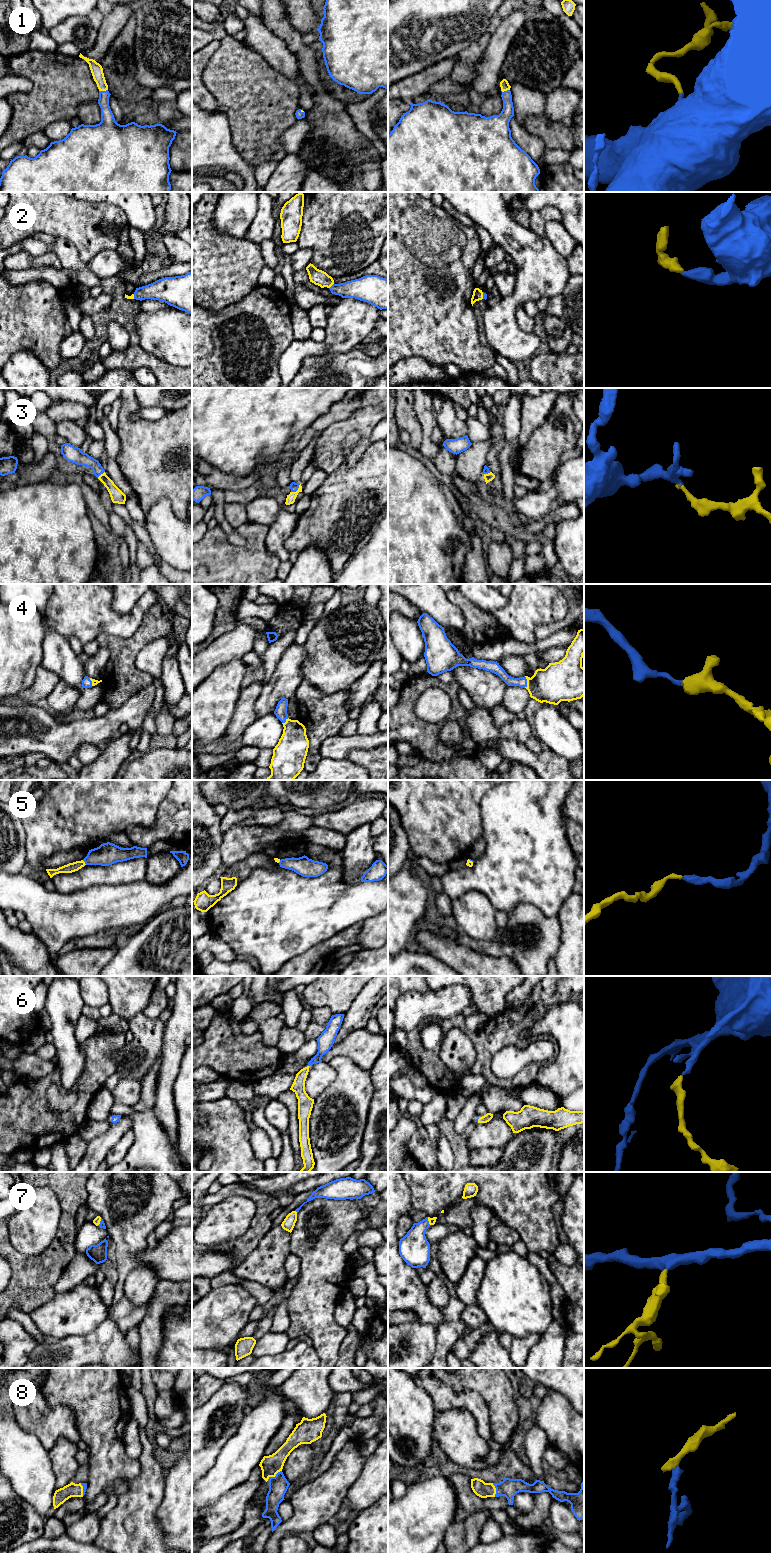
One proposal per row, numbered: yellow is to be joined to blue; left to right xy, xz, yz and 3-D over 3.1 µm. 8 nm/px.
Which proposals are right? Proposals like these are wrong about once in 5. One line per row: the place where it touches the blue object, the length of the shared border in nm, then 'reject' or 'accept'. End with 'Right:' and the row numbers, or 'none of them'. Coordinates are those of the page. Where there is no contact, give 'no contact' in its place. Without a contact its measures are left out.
1: xy (103, 91) | 70 nm | accept
2: xz (331, 286) | 60 nm | accept
3: xz (296, 490) | 100 nm | accept
4: yz (526, 682) | 100 nm | accept
5: xy (84, 861) | 50 nm | accept
6: yz (477, 1120) | 40 nm | accept
7: xz (296, 1211) | 30 nm | accept
8: xz (275, 1476) | 140 nm | accept
Right: 1, 2, 3, 4, 5, 6, 7, 8

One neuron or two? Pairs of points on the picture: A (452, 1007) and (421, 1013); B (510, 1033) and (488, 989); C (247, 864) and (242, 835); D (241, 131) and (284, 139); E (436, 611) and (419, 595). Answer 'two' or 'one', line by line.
A: one
B: two
C: two
D: two
E: one

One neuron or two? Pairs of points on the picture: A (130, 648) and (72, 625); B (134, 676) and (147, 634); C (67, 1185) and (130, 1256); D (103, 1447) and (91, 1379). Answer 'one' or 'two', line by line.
A: two
B: one
C: two
D: one

